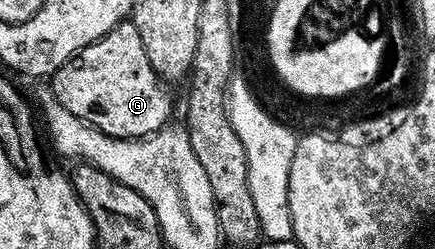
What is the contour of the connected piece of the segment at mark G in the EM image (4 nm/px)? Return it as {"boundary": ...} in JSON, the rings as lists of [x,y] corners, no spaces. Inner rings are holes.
{"boundary":[[[132,23],[117,25],[106,37],[99,39],[94,45],[88,45],[82,53],[72,57],[57,76],[52,78],[51,88],[59,103],[67,107],[71,115],[94,125],[108,137],[118,137],[120,141],[135,141],[153,136],[170,124],[169,116],[173,113],[169,93],[165,90],[168,88],[158,77],[155,67],[151,67],[147,47],[143,47],[143,39],[139,39],[139,31]]]}

